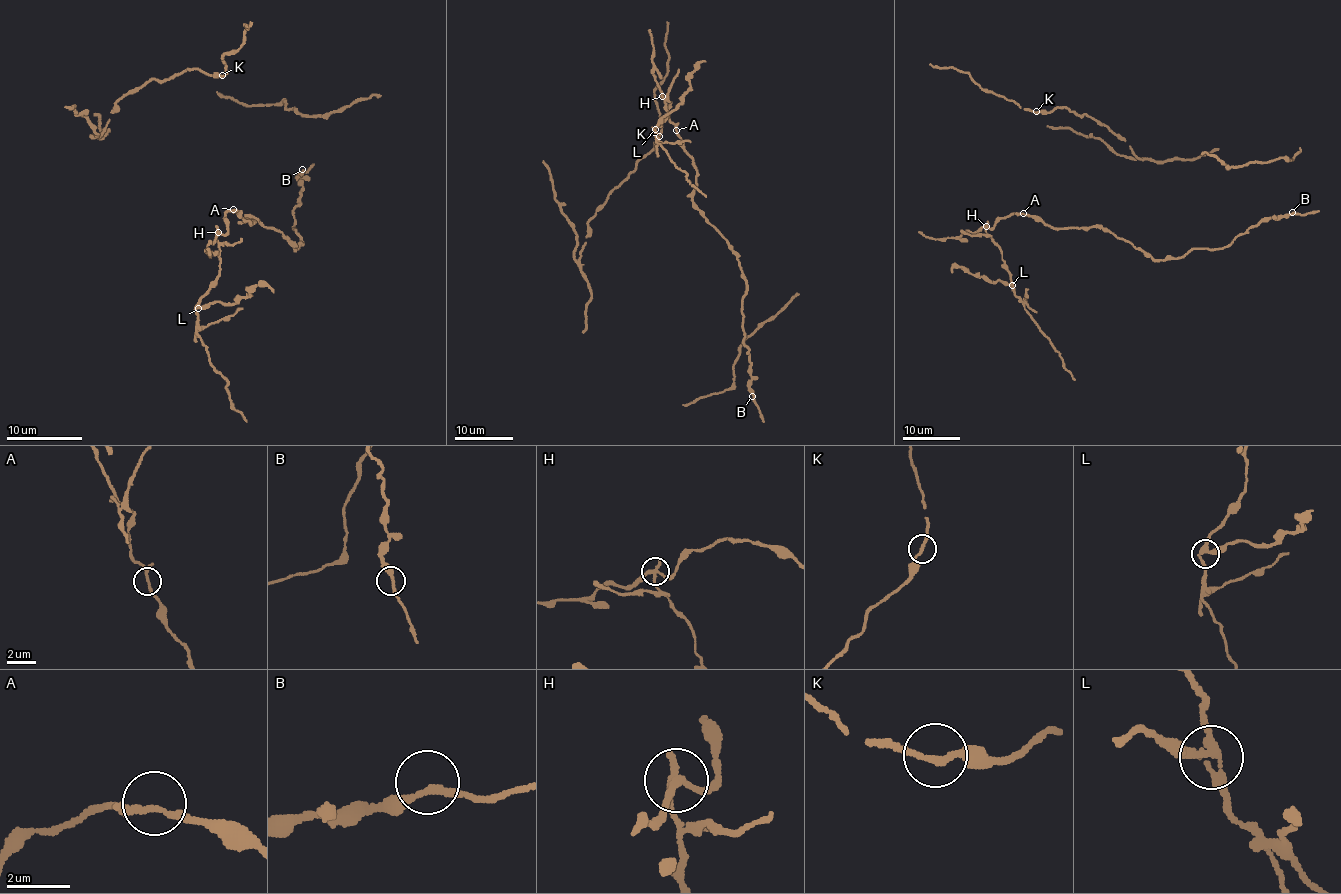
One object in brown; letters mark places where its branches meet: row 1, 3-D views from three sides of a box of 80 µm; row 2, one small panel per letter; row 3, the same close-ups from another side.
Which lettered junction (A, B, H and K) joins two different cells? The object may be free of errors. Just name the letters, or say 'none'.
H

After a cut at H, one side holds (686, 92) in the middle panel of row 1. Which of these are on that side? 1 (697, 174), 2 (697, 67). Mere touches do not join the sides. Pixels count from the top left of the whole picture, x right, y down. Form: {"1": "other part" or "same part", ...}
{"1": "other part", "2": "same part"}

